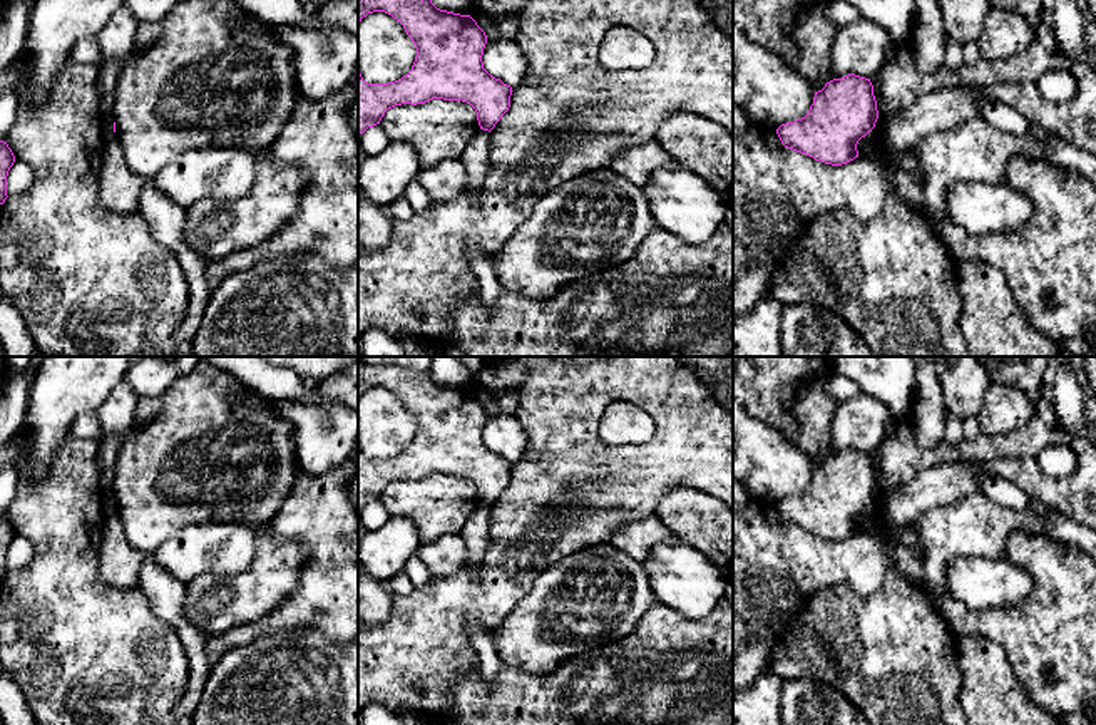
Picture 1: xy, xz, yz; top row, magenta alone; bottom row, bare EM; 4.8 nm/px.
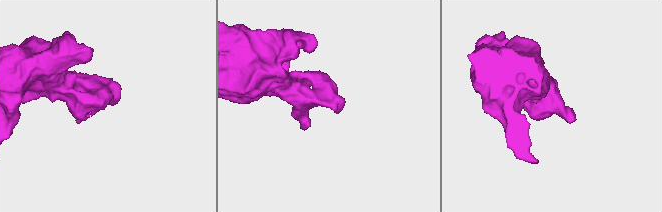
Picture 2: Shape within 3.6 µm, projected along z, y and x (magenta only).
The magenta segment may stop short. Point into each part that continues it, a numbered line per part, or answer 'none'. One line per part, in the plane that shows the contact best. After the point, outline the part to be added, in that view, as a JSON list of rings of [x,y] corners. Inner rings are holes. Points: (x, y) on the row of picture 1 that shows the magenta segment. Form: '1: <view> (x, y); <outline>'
none

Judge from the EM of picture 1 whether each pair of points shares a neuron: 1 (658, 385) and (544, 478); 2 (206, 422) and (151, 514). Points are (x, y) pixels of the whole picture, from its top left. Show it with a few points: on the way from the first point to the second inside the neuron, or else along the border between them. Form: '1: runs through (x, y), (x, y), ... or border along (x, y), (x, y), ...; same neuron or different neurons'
1: runs through (623, 385), (611, 385), (563, 434), (563, 442); same neuron
2: runs through (204, 446), (161, 491); same neuron

